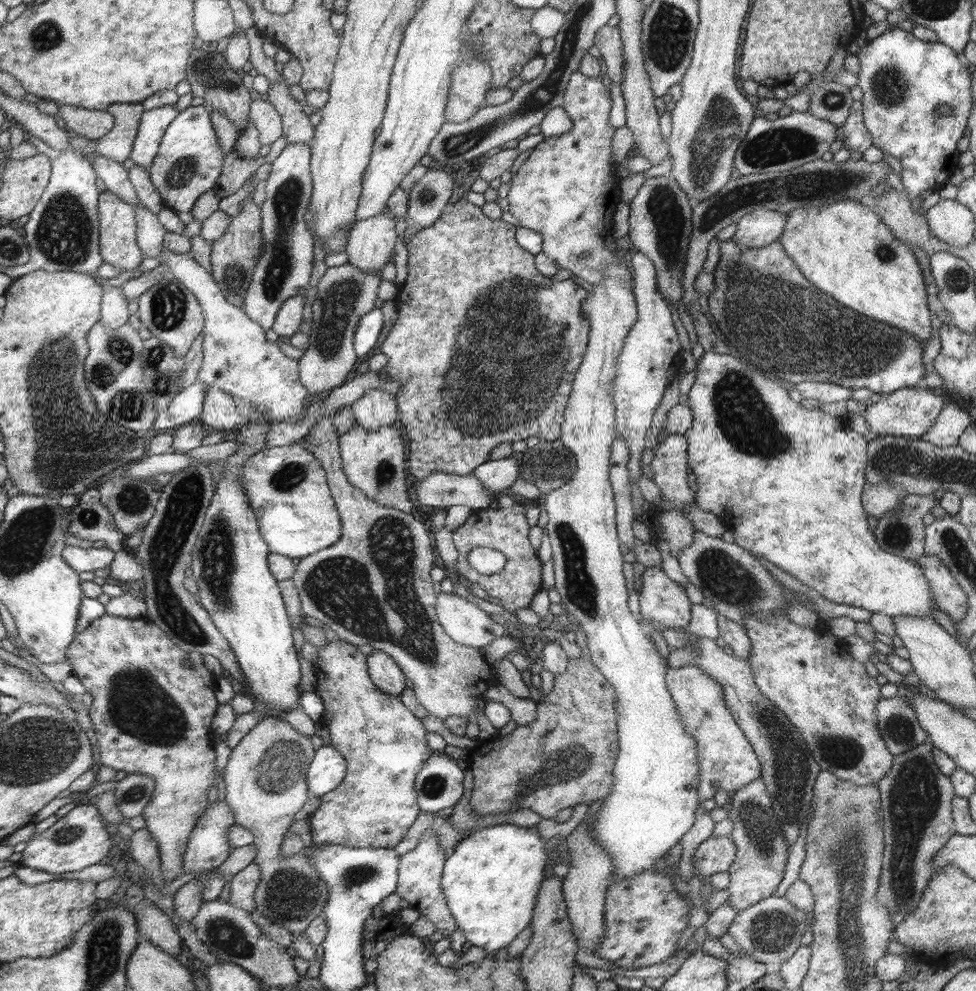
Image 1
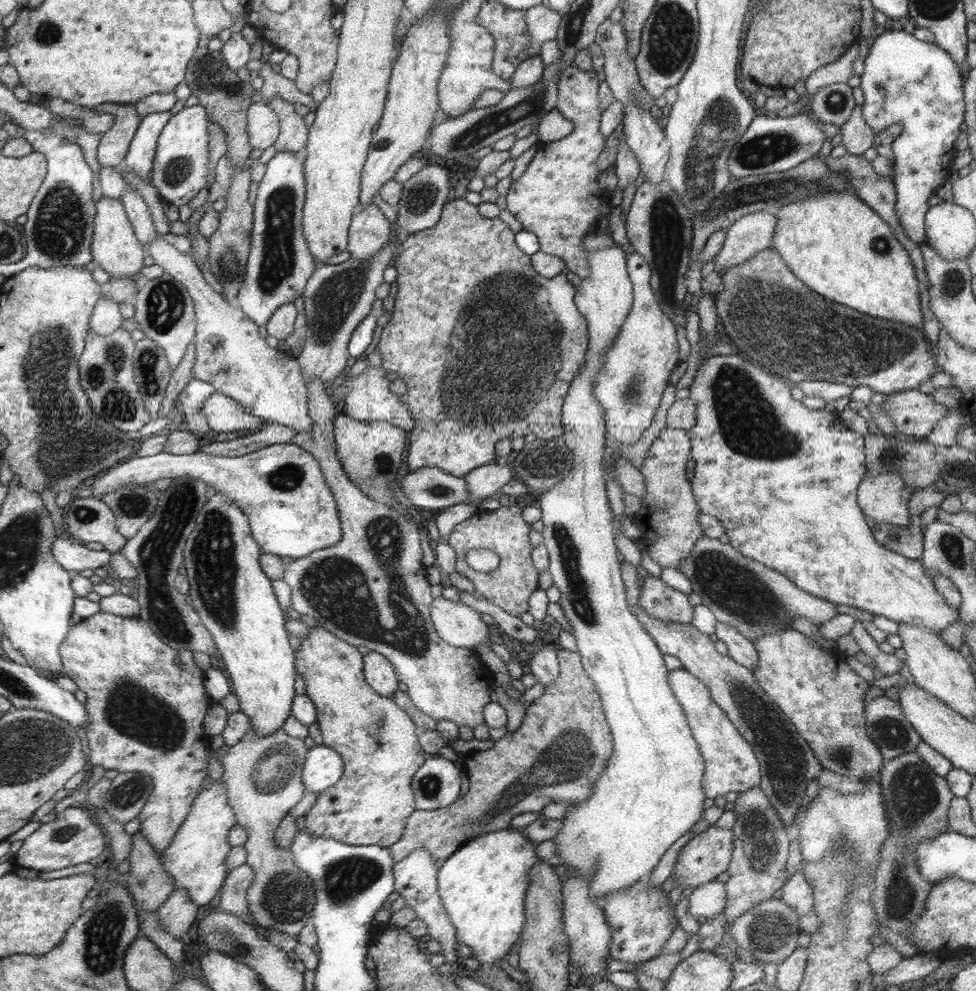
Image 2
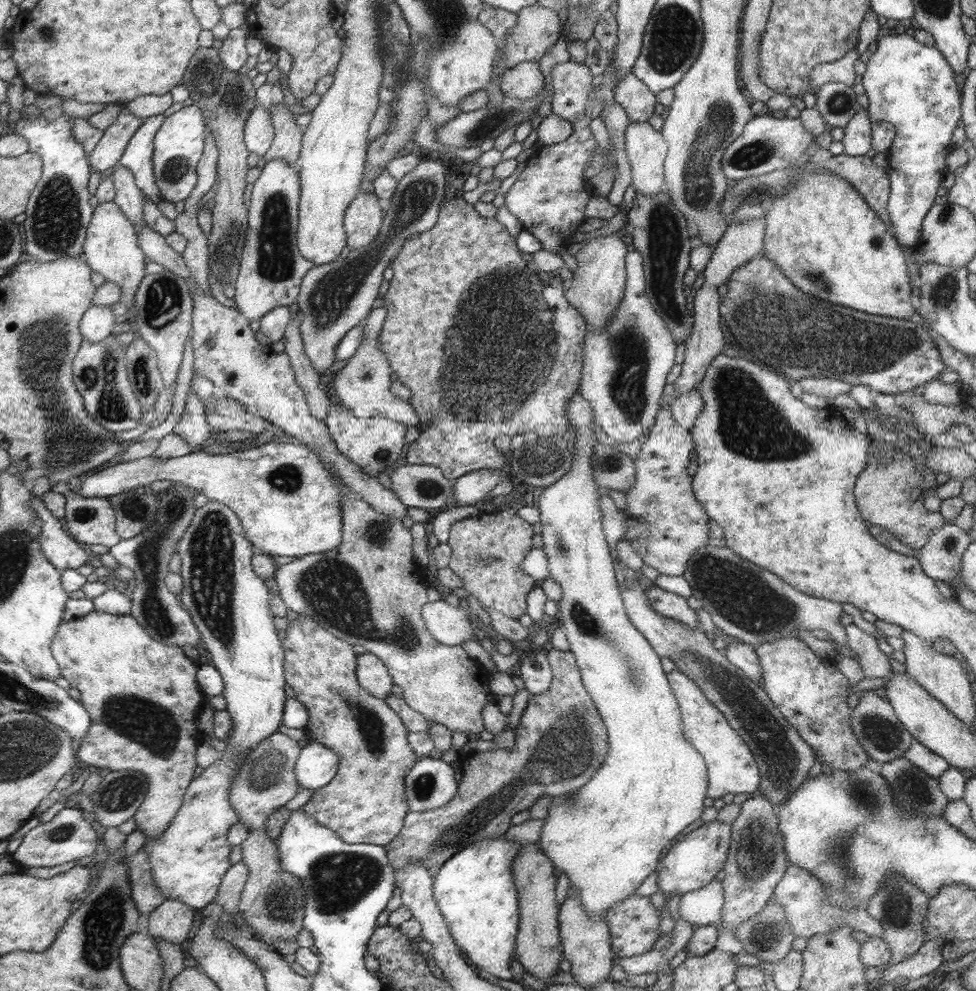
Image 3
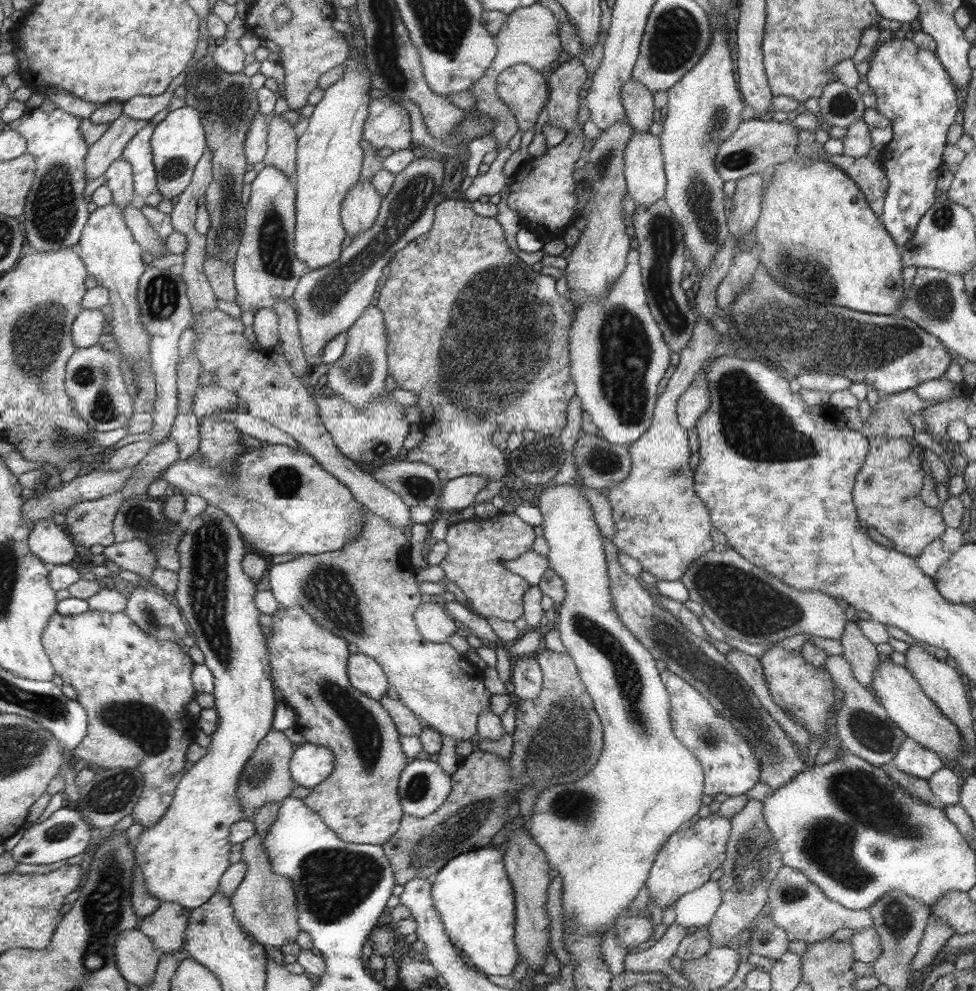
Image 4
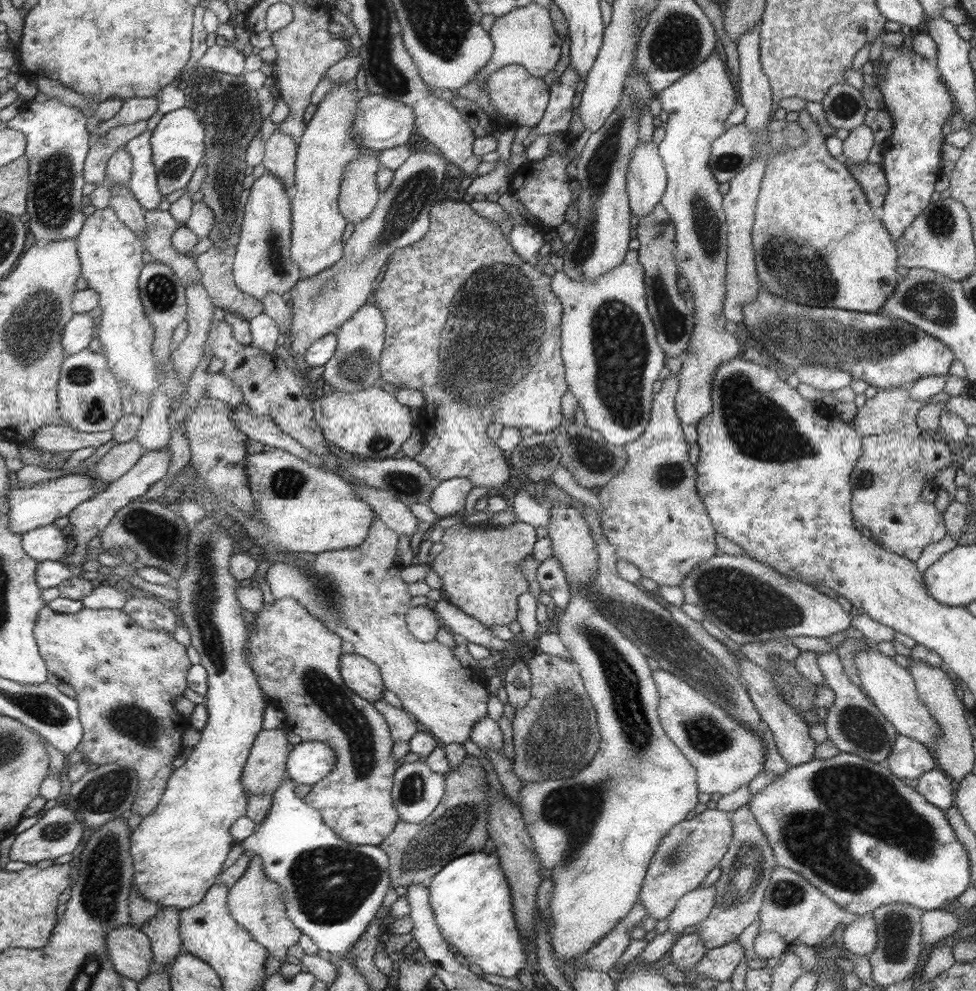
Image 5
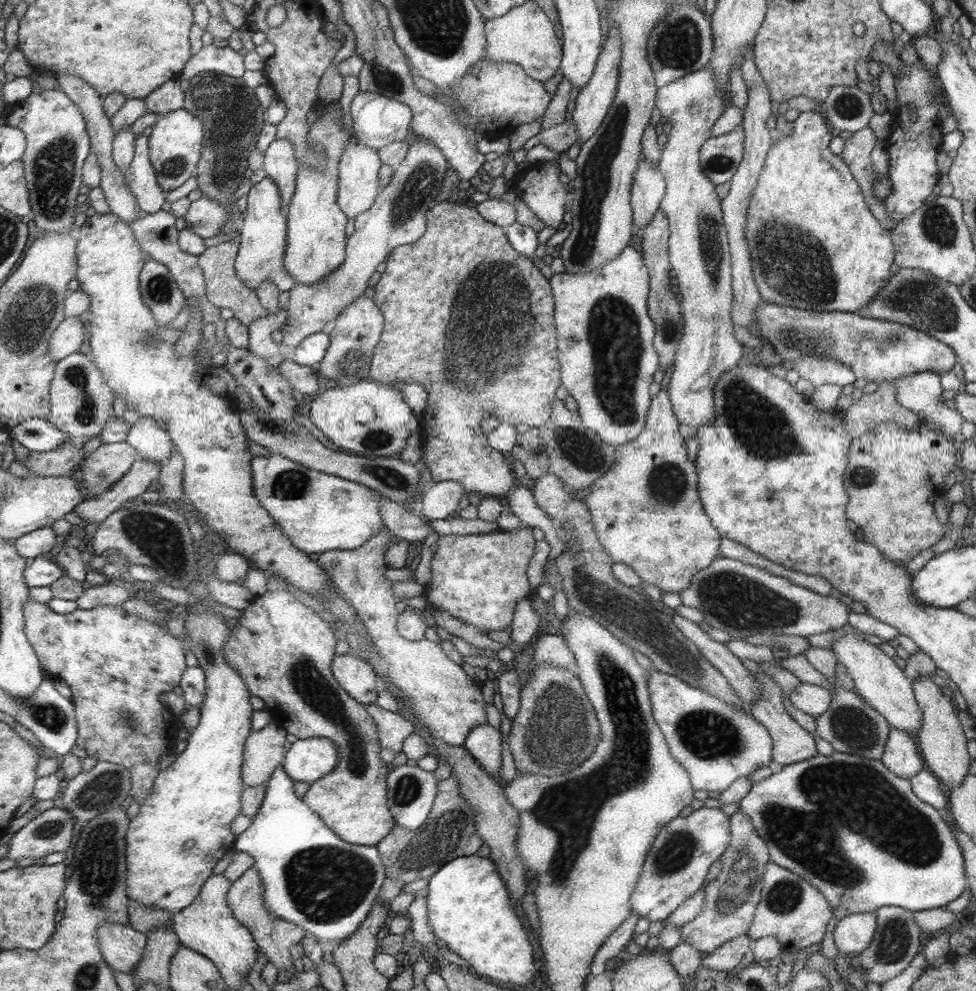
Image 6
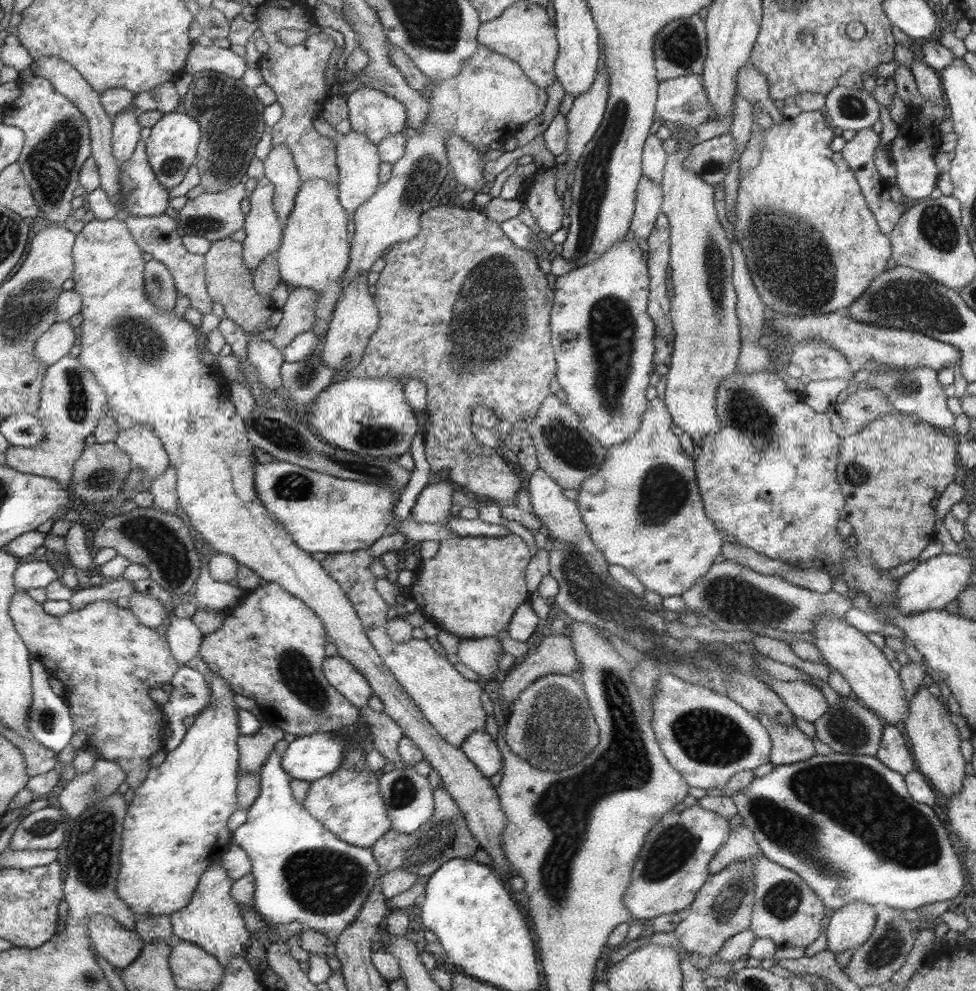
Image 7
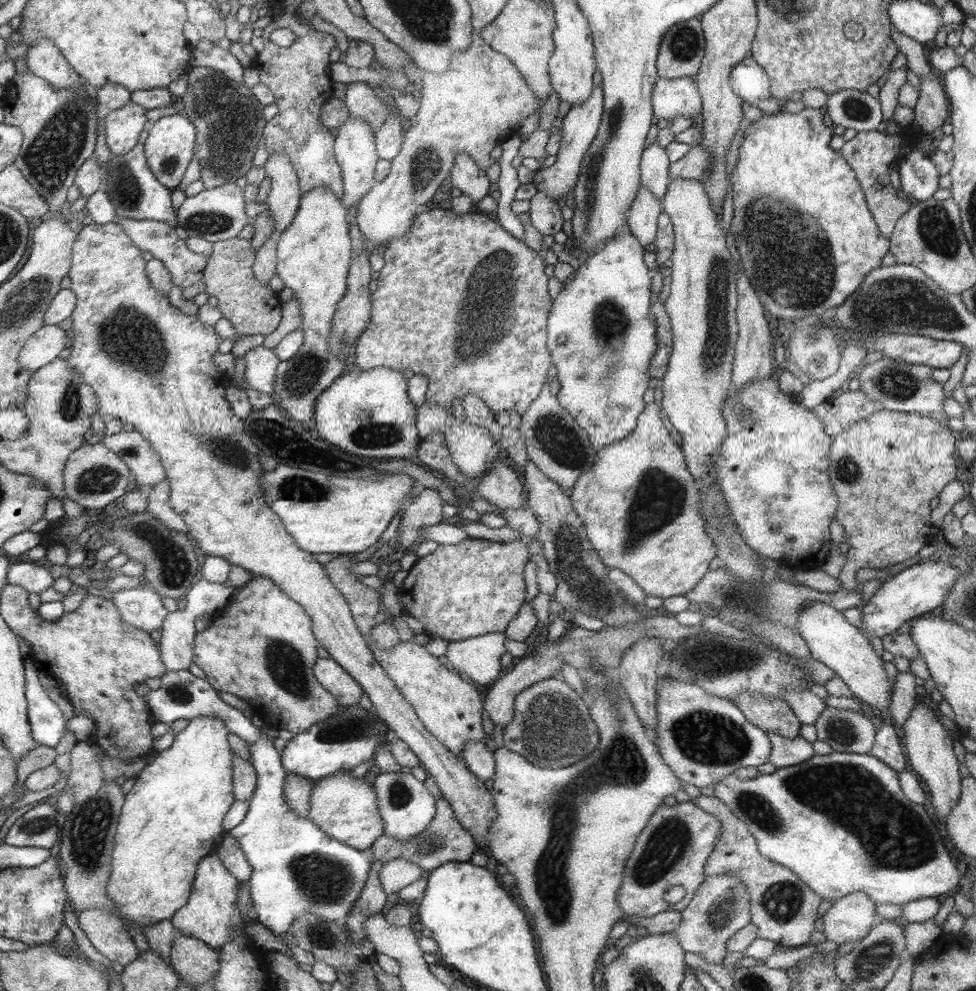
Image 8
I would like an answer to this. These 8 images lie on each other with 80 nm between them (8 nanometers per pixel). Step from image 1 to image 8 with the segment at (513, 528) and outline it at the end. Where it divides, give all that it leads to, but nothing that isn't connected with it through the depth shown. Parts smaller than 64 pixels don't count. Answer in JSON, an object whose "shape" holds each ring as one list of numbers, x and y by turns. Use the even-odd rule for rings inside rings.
{"shape":[[469,539,455,545,439,545,431,555,417,559,413,566,408,570,408,574,403,581,403,585,398,588,399,598,402,603,402,612,418,620,423,626,425,636,432,639,441,639,449,642,465,640,483,634,493,632,504,633,507,629,509,621,515,616,517,610,525,598,525,584,523,584,523,566,527,564,527,548,521,544,521,541,513,540,513,542,491,542,489,540]]}

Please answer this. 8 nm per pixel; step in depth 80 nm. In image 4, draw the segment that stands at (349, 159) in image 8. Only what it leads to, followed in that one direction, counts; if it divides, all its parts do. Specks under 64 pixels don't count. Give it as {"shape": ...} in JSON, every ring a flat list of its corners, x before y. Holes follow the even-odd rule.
{"shape":[[370,181,353,186,341,201,340,221,350,239,365,232,379,216,382,198]]}

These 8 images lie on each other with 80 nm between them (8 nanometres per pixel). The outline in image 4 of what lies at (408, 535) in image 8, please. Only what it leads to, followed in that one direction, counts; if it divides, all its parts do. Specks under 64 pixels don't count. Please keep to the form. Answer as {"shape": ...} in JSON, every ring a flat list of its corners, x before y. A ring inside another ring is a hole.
{"shape":[[463,475,444,483,436,514,451,514,473,506,475,495,488,483,482,476]]}

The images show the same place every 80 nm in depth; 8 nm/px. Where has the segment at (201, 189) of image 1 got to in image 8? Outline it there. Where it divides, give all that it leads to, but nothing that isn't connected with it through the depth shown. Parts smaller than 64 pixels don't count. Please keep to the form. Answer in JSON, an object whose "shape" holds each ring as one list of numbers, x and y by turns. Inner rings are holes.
{"shape":[[187,114,160,118,154,125,150,125,146,139,146,156,149,167,166,187,175,190,184,180,191,162,196,158,197,127]]}

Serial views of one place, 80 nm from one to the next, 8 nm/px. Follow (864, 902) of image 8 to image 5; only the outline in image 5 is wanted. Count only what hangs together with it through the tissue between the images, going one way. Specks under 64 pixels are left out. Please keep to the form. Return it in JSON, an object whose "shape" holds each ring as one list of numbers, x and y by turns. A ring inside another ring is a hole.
{"shape":[[865,916,850,922,842,930,837,942,855,956,871,954,877,942,874,920,871,916]]}

